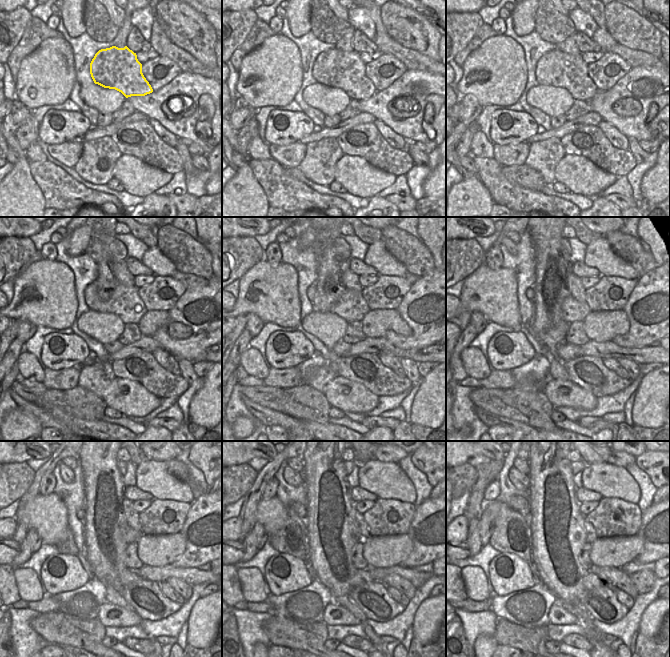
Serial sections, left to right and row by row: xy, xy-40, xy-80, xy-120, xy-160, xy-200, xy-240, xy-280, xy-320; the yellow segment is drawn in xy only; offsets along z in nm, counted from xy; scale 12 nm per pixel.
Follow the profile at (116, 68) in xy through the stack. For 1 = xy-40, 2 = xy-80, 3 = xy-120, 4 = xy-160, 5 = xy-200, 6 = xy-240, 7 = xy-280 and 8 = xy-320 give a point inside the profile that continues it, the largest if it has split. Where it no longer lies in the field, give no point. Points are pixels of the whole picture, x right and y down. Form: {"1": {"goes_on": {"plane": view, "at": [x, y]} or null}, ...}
{"1": {"goes_on": {"plane": "xy-40", "at": [335, 68]}}, "2": {"goes_on": {"plane": "xy-80", "at": [556, 68]}}, "3": {"goes_on": {"plane": "xy-120", "at": [121, 300]}}, "4": {"goes_on": {"plane": "xy-160", "at": [351, 306]}}, "5": {"goes_on": {"plane": "xy-200", "at": [572, 310]}}, "6": {"goes_on": {"plane": "xy-240", "at": [130, 535]}}, "7": {"goes_on": {"plane": "xy-280", "at": [300, 509]}}, "8": {"goes_on": {"plane": "xy-320", "at": [521, 504]}}}

